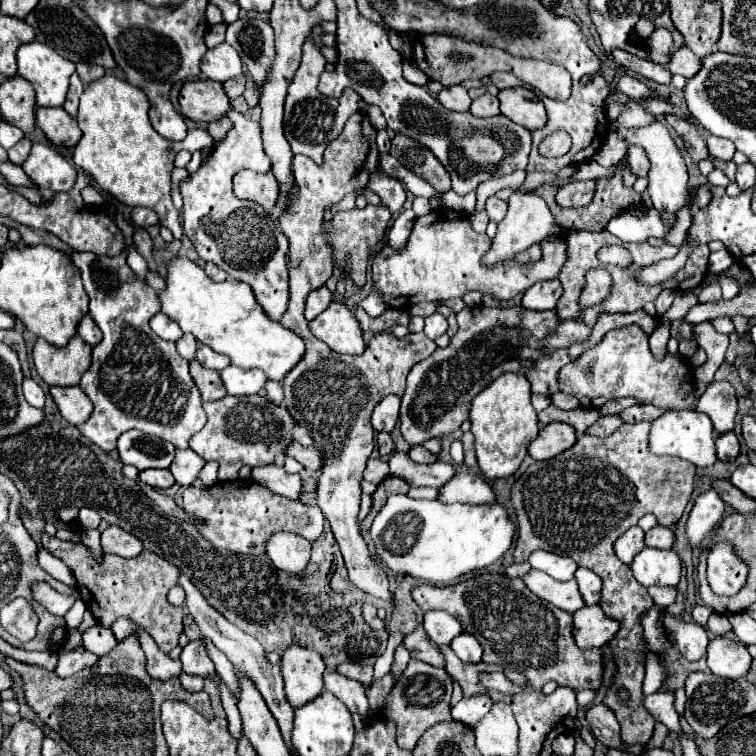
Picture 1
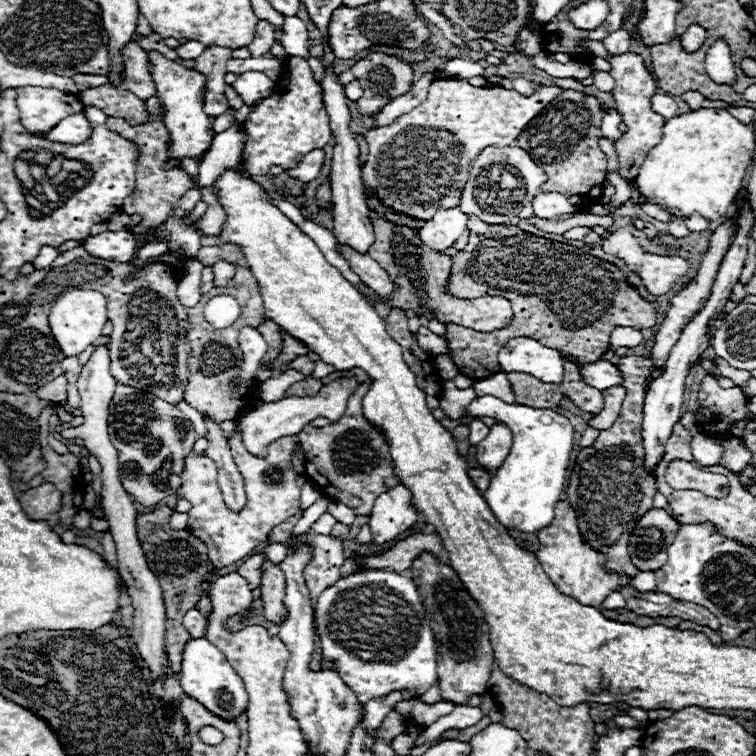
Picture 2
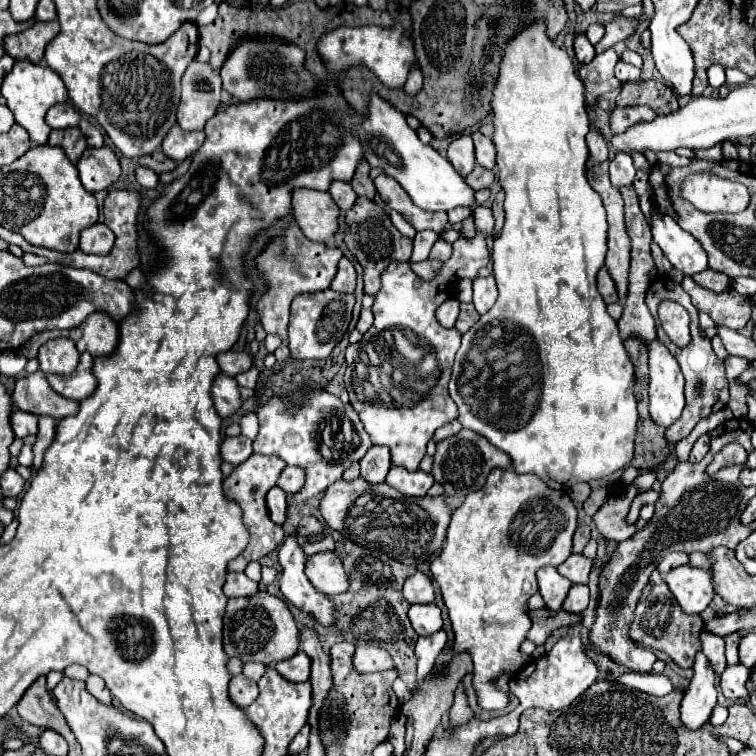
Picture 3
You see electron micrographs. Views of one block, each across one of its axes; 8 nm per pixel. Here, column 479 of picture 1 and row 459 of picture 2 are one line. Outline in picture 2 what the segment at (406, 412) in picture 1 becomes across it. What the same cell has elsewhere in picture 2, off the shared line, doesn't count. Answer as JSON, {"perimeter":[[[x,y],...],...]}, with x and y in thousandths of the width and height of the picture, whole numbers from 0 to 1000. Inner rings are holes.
{"perimeter":[[[484,503],[474,513],[474,519],[463,526],[460,542],[452,556],[431,566],[405,563],[394,574],[394,582],[405,598],[405,627],[410,630],[410,635],[418,638],[429,653],[455,664],[471,680],[484,683],[492,677],[495,661],[529,638],[521,627],[516,590],[508,582],[508,574],[497,563],[484,558],[484,550],[479,545],[479,526],[489,511],[492,503]],[[466,659],[474,659],[474,664],[468,664]]]}

